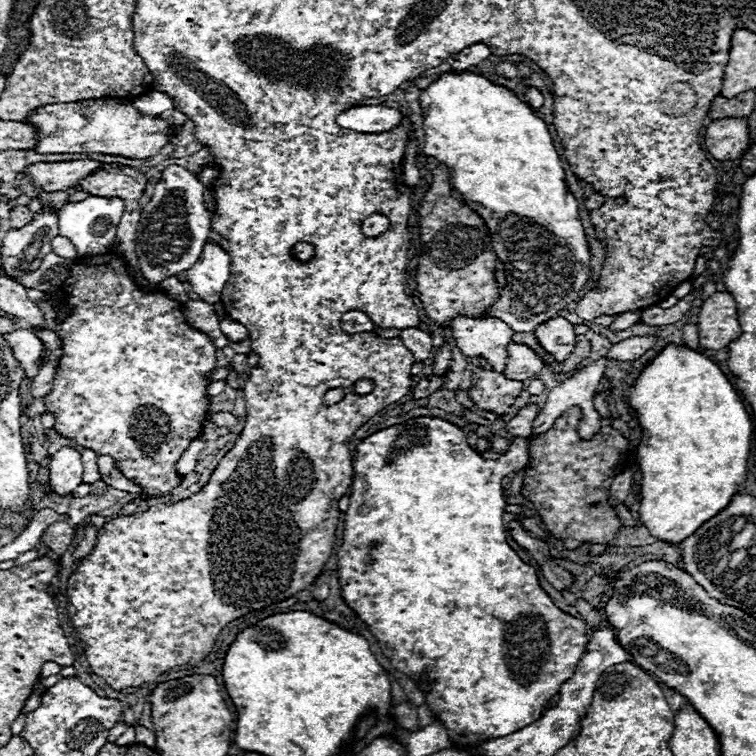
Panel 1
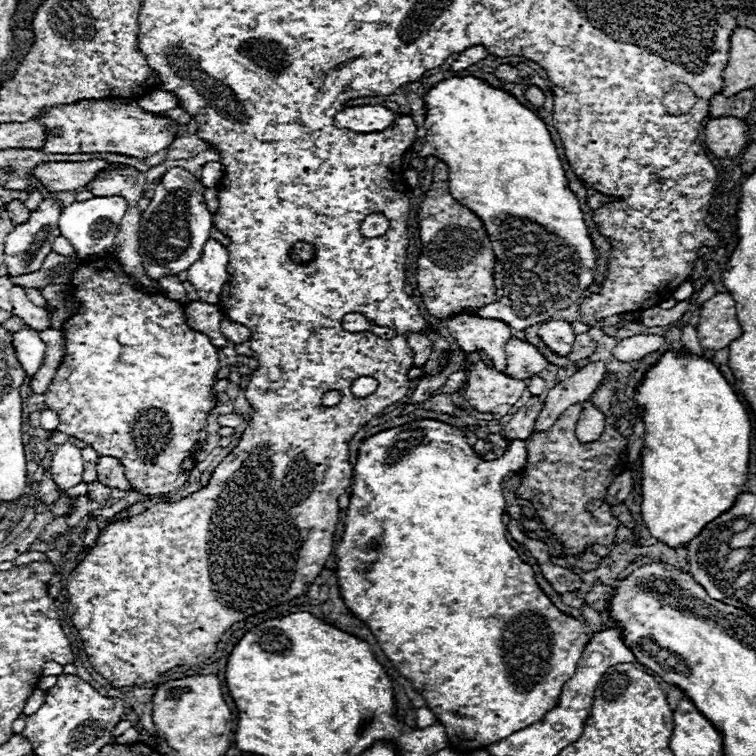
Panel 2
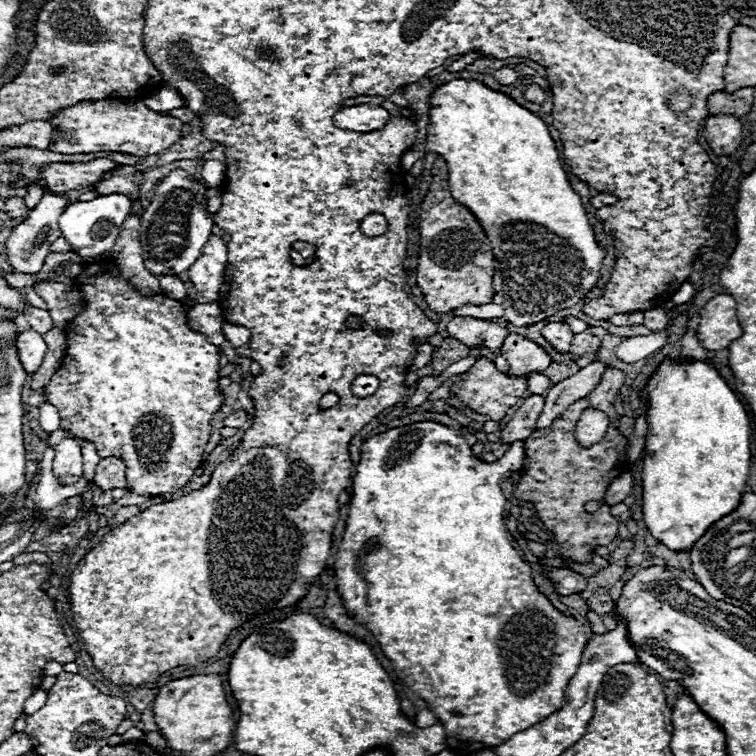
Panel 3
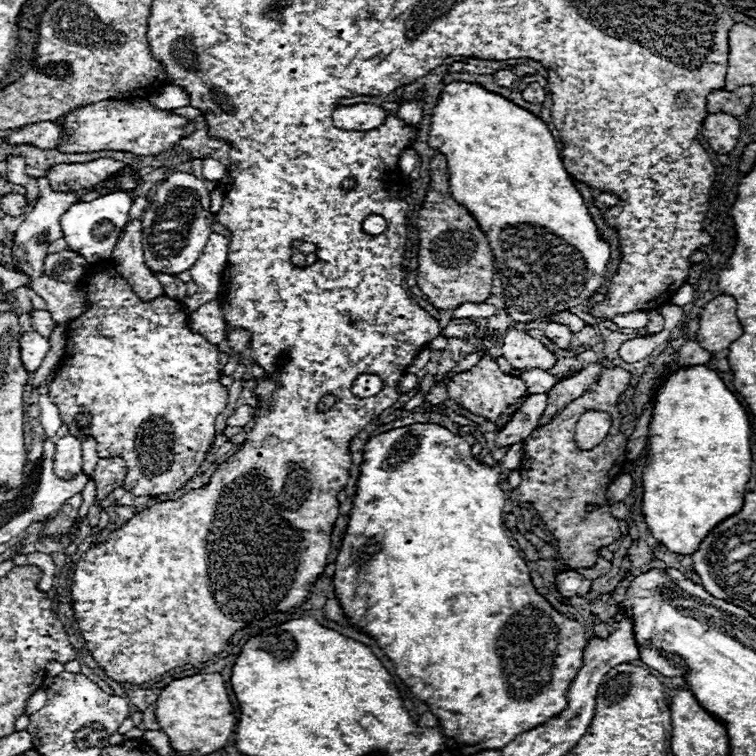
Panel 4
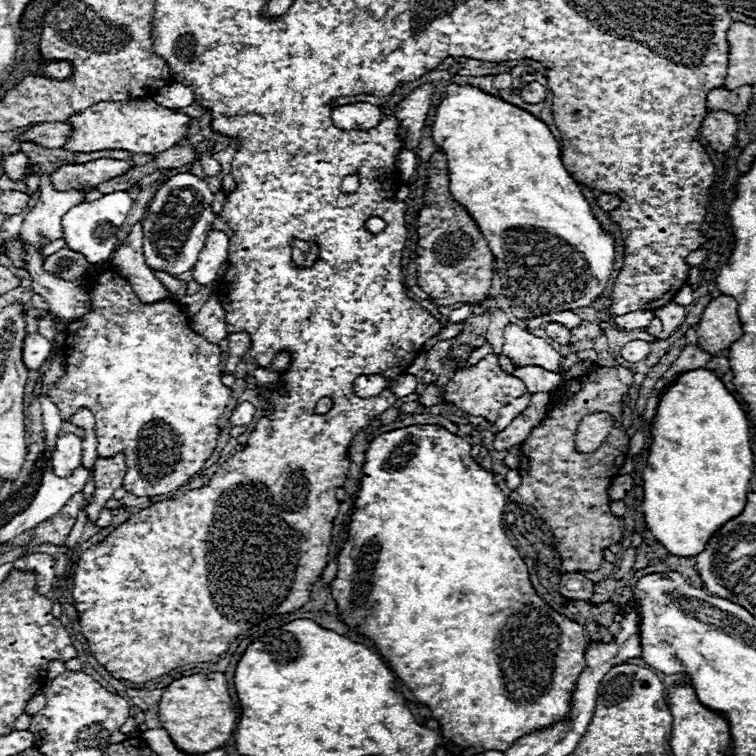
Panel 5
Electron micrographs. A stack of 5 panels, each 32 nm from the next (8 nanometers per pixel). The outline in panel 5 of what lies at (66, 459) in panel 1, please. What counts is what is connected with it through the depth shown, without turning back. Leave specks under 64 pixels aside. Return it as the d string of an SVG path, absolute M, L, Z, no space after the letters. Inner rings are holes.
M76 434L60 436L52 454L52 466L56 476L70 476L82 464L82 440Z

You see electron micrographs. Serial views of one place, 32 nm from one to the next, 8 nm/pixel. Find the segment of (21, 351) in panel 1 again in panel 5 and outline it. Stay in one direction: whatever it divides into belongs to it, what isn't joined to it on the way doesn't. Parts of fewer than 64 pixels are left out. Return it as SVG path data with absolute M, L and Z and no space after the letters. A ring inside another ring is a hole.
M36 332L26 334L22 352L24 352L24 364L28 364L28 370L38 370L46 360L46 356L50 354L50 342Z

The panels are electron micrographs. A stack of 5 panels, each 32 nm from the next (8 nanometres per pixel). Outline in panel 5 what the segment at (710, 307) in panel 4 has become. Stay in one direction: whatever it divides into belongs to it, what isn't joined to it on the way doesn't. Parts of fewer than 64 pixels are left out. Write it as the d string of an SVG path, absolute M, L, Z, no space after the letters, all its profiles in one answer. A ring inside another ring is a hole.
M718 296L704 308L698 324L698 344L702 350L726 350L742 334L744 332L738 318L738 304L732 296Z

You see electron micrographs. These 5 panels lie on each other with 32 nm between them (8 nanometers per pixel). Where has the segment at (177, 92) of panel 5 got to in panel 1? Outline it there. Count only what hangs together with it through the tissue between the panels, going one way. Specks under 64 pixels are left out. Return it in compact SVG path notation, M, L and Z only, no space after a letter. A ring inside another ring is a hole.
M148 92L144 96L136 96L136 100L132 100L132 106L136 106L136 110L142 116L160 116L164 110L174 108L174 102L170 96L164 96L162 92Z

